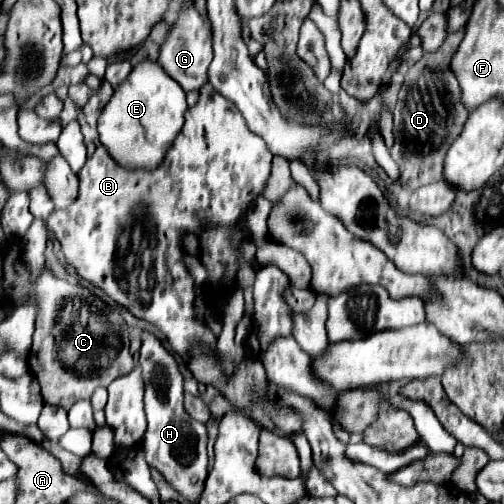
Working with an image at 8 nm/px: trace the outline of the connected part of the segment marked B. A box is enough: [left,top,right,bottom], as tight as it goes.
[47,84,273,374]

